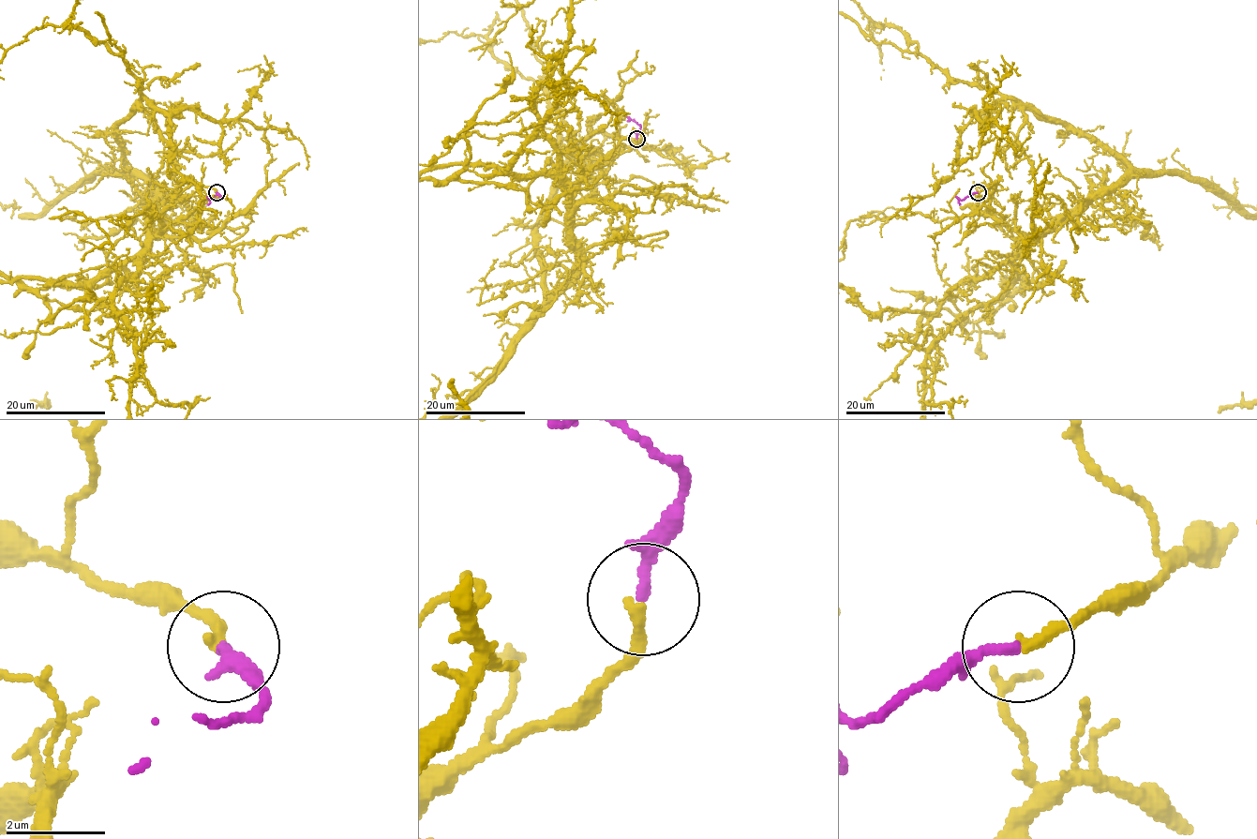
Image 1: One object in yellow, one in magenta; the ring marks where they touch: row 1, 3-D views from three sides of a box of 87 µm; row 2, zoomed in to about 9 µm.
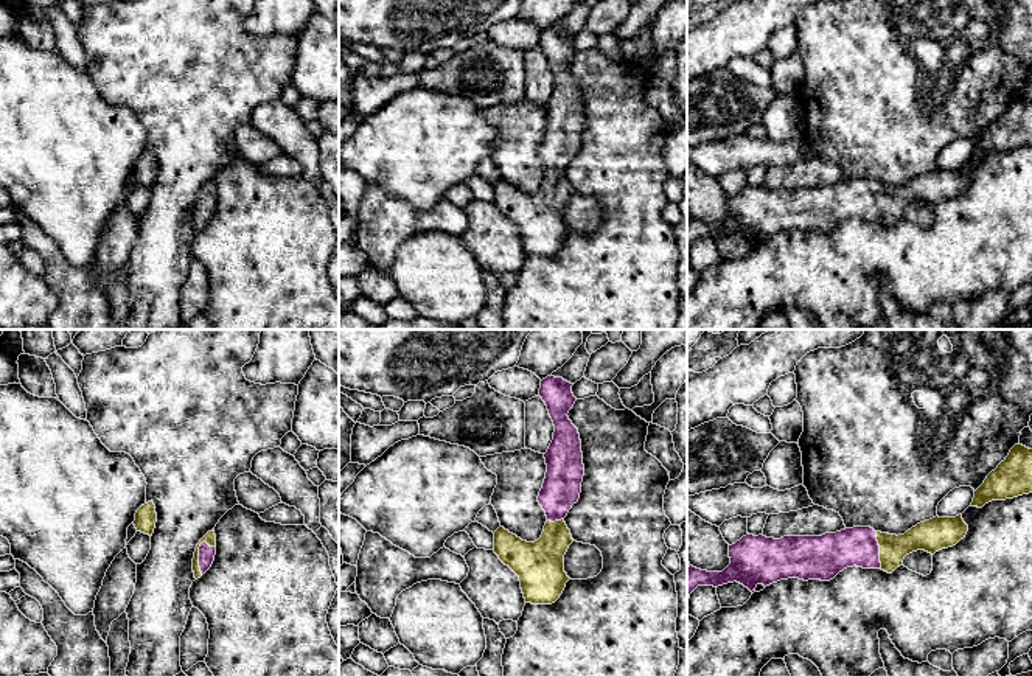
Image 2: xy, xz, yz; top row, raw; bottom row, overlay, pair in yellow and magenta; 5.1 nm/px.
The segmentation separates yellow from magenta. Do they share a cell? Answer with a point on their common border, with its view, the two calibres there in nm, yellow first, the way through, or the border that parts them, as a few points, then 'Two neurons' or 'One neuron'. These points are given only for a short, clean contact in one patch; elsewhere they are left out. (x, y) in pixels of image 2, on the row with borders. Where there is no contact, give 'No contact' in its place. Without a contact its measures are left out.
Touches yellow at xy (198, 557). Thickness 60 nm (yellow) against 80 nm. Path across: xy (210, 538), (201, 544), (198, 557), (207, 554). One neuron

